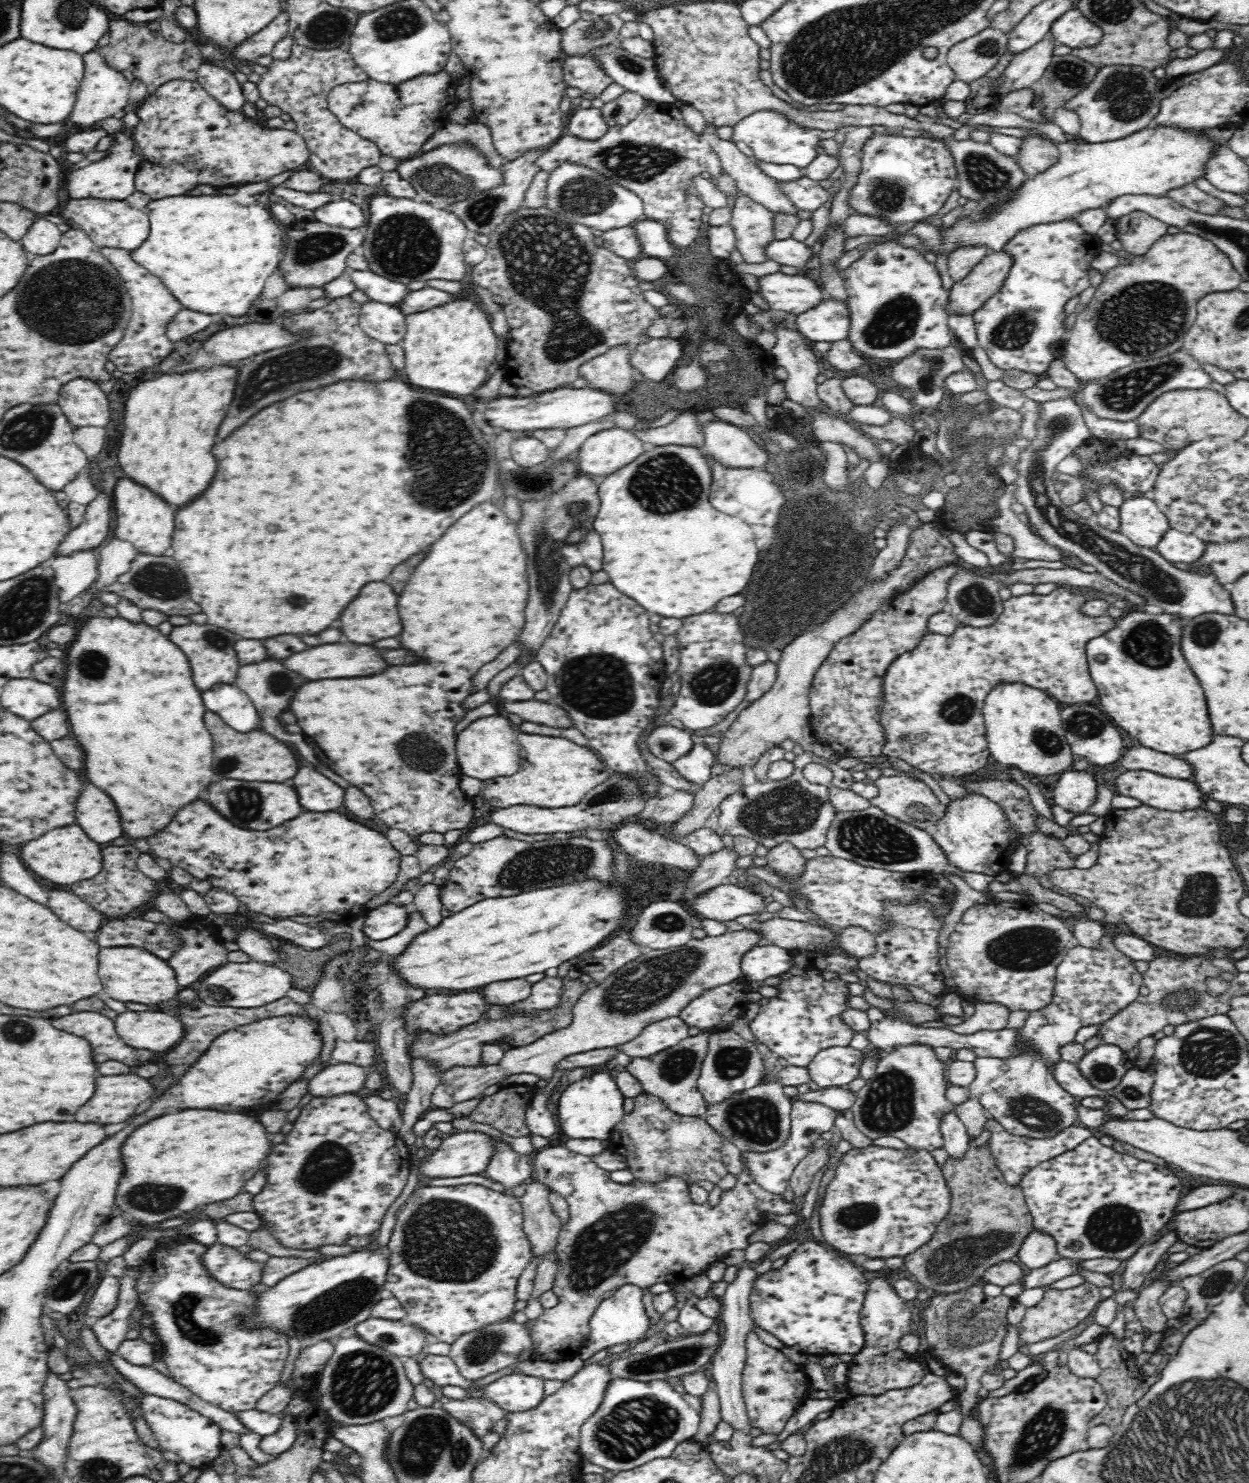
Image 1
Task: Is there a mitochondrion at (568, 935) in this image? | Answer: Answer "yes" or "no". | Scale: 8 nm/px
no

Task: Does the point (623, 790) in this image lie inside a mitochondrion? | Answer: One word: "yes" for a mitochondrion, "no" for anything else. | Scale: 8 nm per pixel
yes

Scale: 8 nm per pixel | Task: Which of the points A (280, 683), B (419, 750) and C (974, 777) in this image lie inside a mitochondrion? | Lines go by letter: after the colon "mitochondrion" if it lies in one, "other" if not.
A: mitochondrion
B: mitochondrion
C: other

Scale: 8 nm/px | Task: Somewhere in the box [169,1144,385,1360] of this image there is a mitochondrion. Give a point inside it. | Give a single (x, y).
(340, 1303)

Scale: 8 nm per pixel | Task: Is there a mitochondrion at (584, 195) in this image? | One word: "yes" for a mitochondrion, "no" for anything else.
yes

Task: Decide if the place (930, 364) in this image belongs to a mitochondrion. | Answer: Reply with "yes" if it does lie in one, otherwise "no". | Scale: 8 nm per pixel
yes

